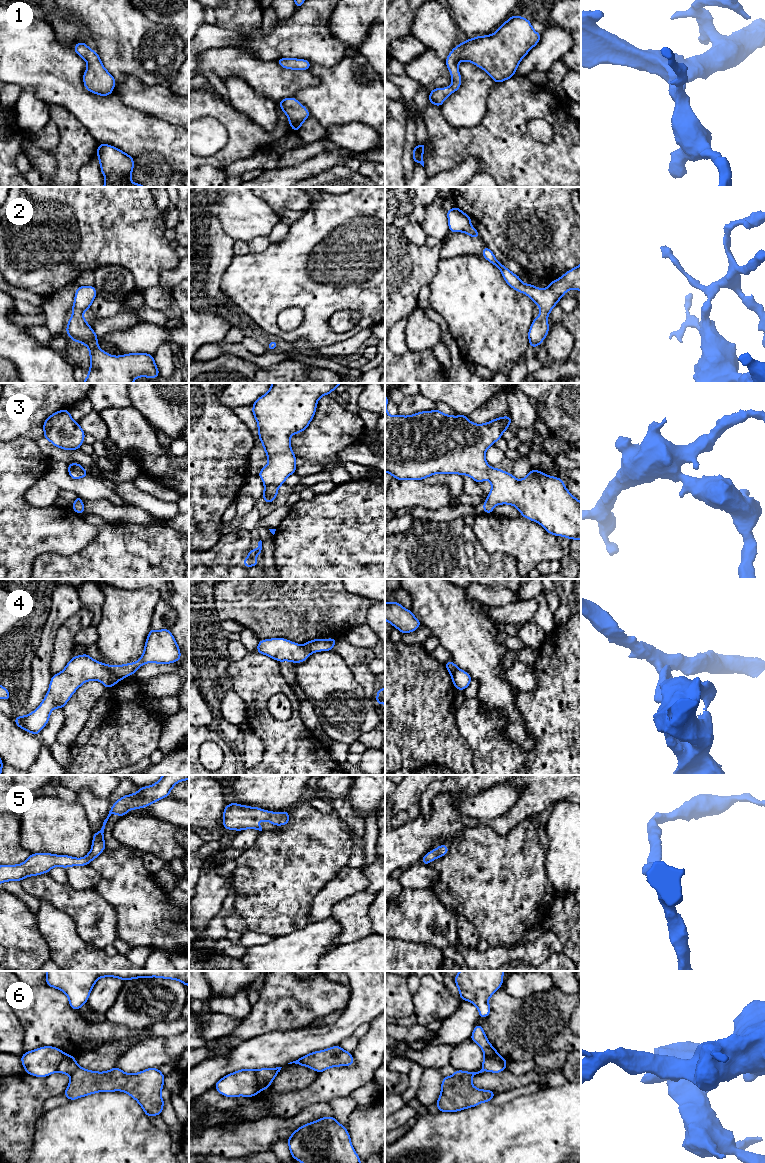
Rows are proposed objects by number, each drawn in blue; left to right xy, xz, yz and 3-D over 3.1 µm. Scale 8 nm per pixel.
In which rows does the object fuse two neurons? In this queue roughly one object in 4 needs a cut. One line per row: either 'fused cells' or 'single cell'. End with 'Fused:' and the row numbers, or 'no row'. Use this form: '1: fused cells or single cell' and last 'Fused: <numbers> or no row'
1: single cell
2: single cell
3: single cell
4: fused cells
5: single cell
6: fused cells
Fused: 4, 6

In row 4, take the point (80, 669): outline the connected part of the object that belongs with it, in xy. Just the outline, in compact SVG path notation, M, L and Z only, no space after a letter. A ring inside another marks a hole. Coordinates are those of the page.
M88 654L72 657L63 671L52 676L47 694L37 709L26 716L19 715L14 718L14 722L23 730L38 735L44 726L47 725L51 711L55 708L64 708L74 692L82 684L91 680L100 681L108 689L118 683L121 678L111 672L105 663L94 660Z

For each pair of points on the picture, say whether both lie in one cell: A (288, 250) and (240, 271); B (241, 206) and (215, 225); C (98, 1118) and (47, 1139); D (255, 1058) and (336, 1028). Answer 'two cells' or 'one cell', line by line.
A: one cell
B: two cells
C: one cell
D: one cell

